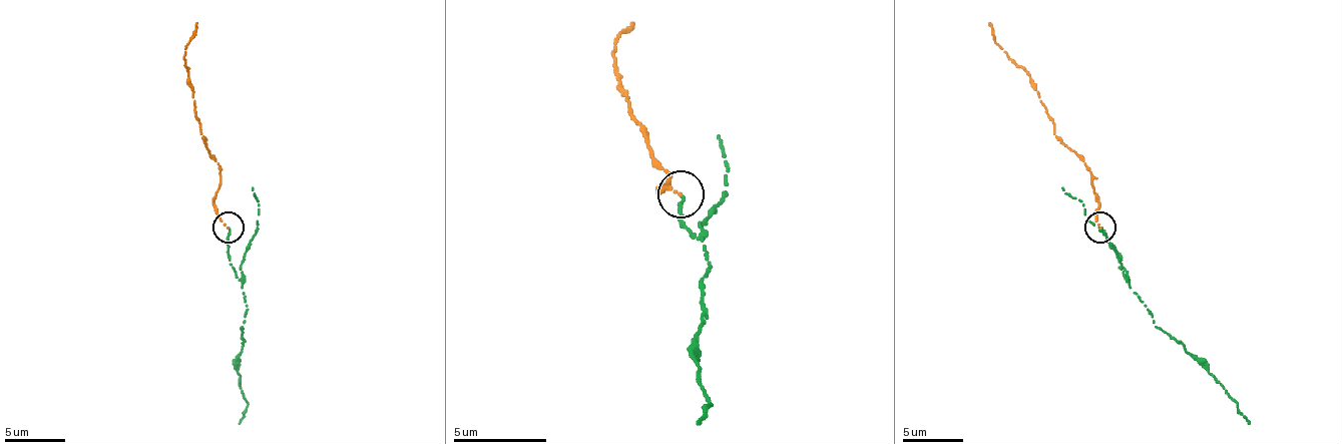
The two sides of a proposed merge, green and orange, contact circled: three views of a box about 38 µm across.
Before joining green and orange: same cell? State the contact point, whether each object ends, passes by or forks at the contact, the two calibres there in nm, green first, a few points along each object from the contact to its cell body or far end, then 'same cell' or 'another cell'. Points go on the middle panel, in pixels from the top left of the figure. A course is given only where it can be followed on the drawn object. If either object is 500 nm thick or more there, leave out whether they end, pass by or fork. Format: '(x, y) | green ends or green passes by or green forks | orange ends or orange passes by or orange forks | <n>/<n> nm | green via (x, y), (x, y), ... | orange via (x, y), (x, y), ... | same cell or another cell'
(681, 193) | green ends | orange ends | 190/150 nm | green via (682, 197), (682, 226), (706, 245), (710, 268), (701, 277), (696, 371), (710, 404), (696, 422) | orange via (682, 192), (658, 192), (667, 178), (620, 89), (611, 52), (634, 24) | same cell

